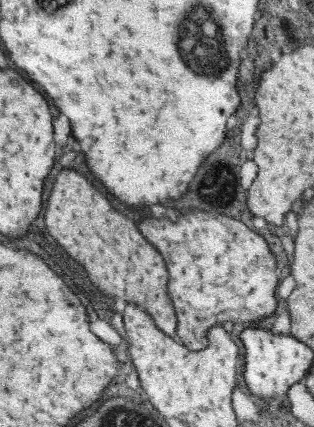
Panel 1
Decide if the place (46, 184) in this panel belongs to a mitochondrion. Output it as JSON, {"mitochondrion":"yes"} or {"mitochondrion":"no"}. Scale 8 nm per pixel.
{"mitochondrion":"no"}

